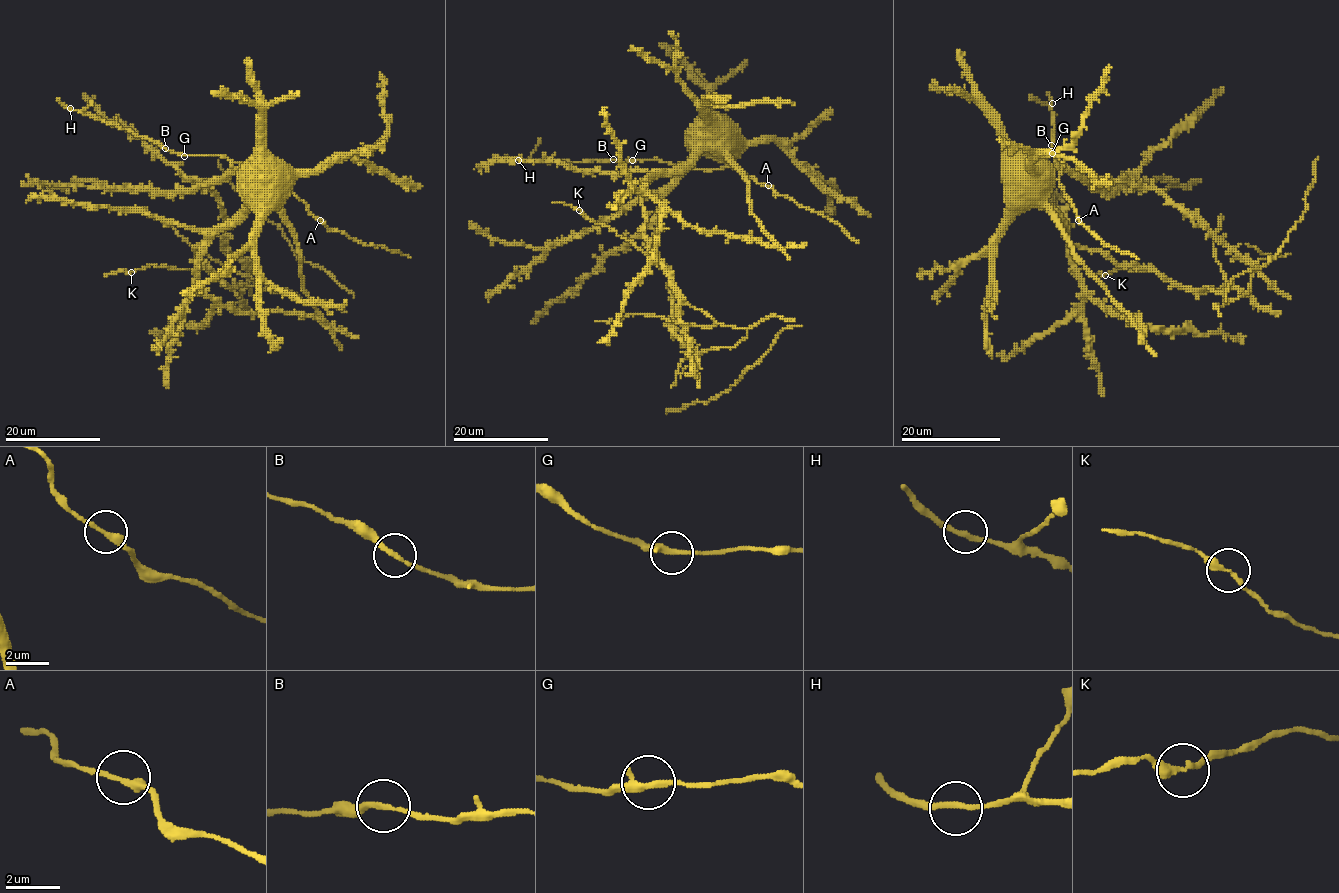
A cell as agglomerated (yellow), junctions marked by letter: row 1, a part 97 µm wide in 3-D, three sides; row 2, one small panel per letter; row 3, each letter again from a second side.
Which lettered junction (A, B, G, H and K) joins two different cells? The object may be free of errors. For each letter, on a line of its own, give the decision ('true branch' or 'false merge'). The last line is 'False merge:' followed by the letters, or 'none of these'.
A: true branch
B: true branch
G: true branch
H: true branch
K: true branch
False merge: none of these

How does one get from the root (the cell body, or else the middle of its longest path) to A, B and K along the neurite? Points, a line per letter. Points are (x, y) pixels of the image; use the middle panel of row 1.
A: (711, 132), (711, 123), (700, 123), (691, 136), (693, 167), (736, 167), (753, 177), (756, 182), (768, 185)
B: (711, 132), (711, 123), (700, 123), (692, 134), (691, 166), (654, 159), (612, 159)
K: (711, 132), (711, 123), (701, 123), (692, 136), (691, 158), (645, 187), (642, 208), (648, 254), (579, 210)

